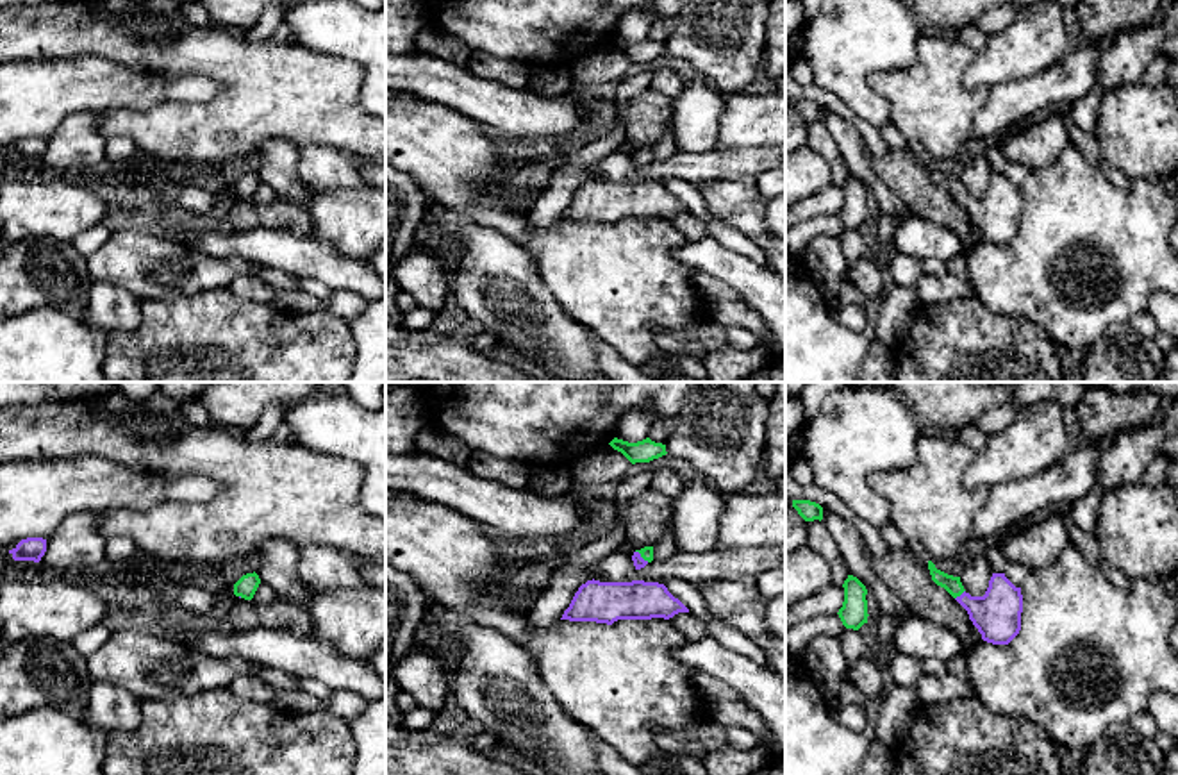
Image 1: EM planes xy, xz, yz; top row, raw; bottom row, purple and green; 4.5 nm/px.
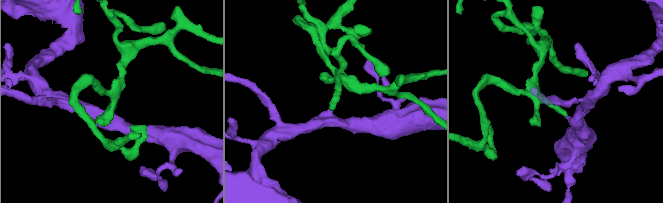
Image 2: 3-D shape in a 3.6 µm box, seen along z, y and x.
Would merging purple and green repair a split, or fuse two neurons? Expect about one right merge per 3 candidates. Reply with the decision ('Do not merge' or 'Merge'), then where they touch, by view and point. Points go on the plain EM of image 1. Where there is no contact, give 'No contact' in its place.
Merge. Touches purple at yz (961, 195)

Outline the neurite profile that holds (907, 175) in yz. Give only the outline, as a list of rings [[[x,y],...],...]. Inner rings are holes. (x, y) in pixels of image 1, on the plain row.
[[[907,146],[889,150],[885,155],[875,155],[866,148],[866,154],[873,171],[908,205],[914,216],[955,230],[969,250],[983,241],[967,211],[932,180],[928,161],[919,159]]]

